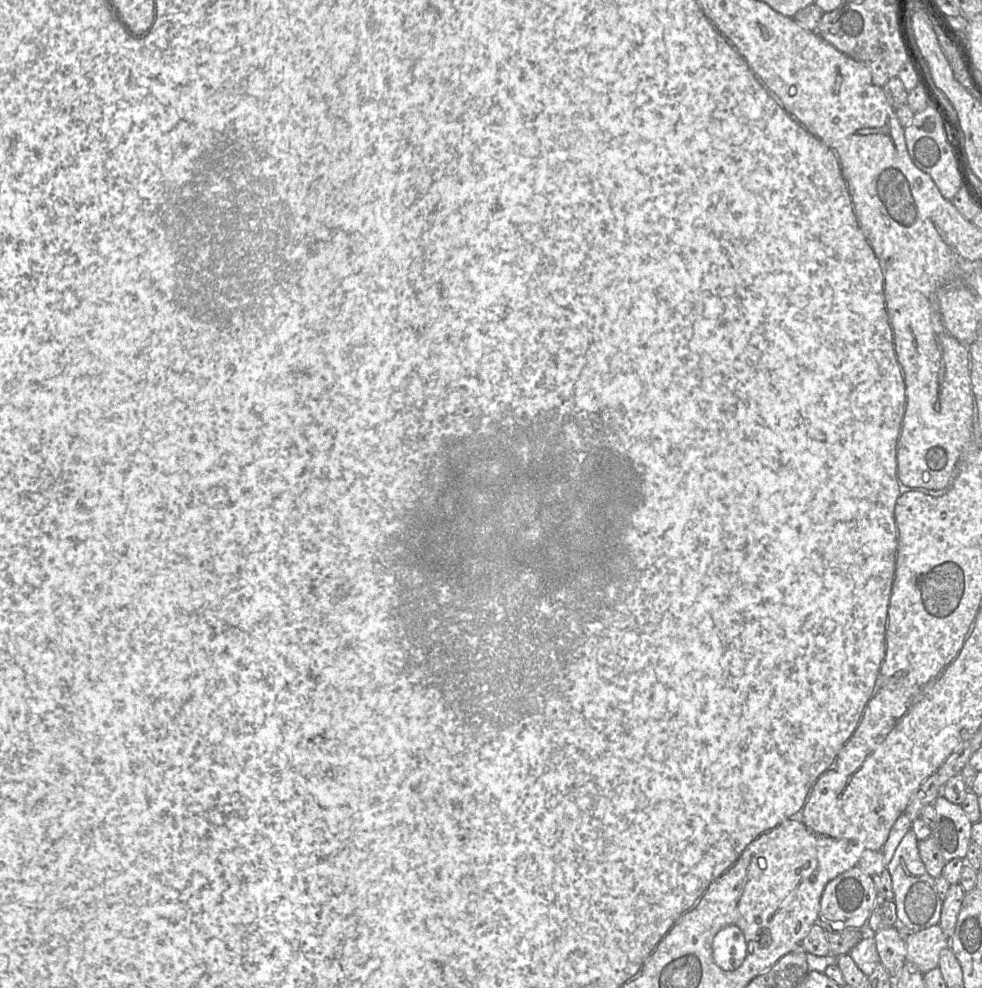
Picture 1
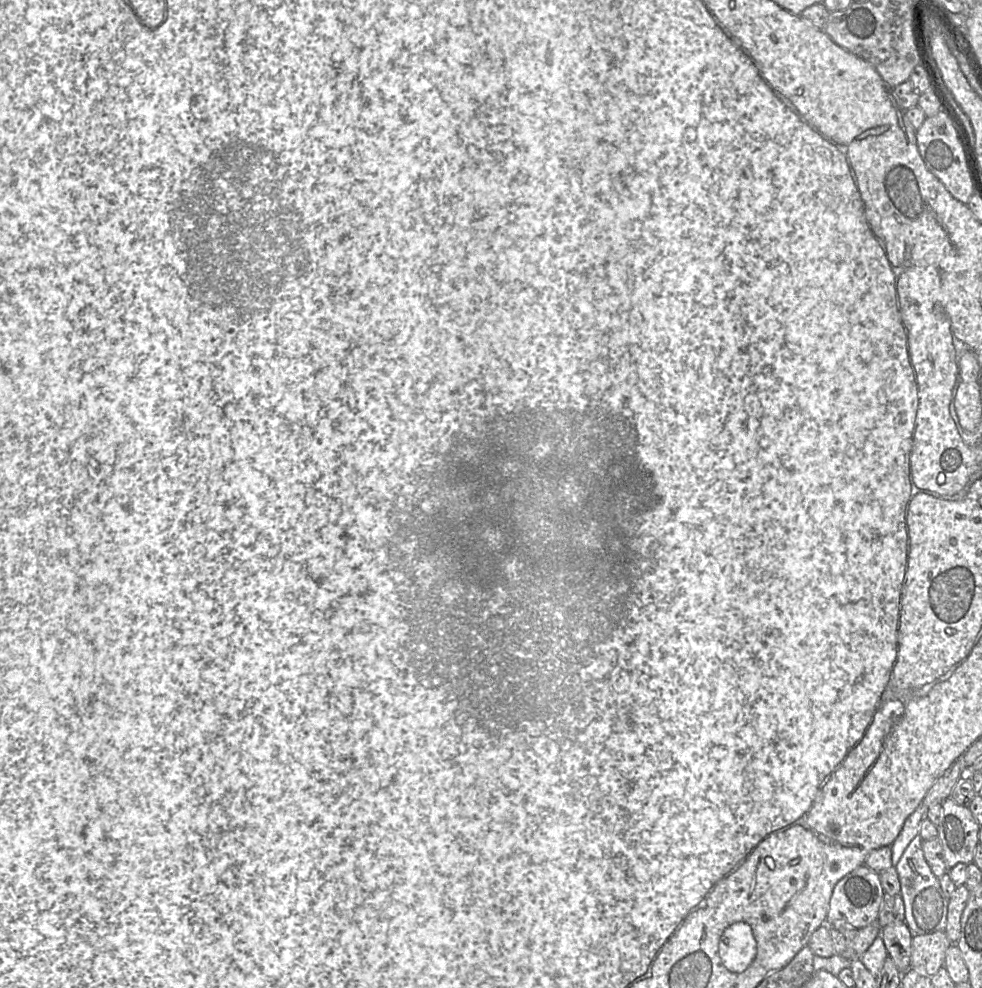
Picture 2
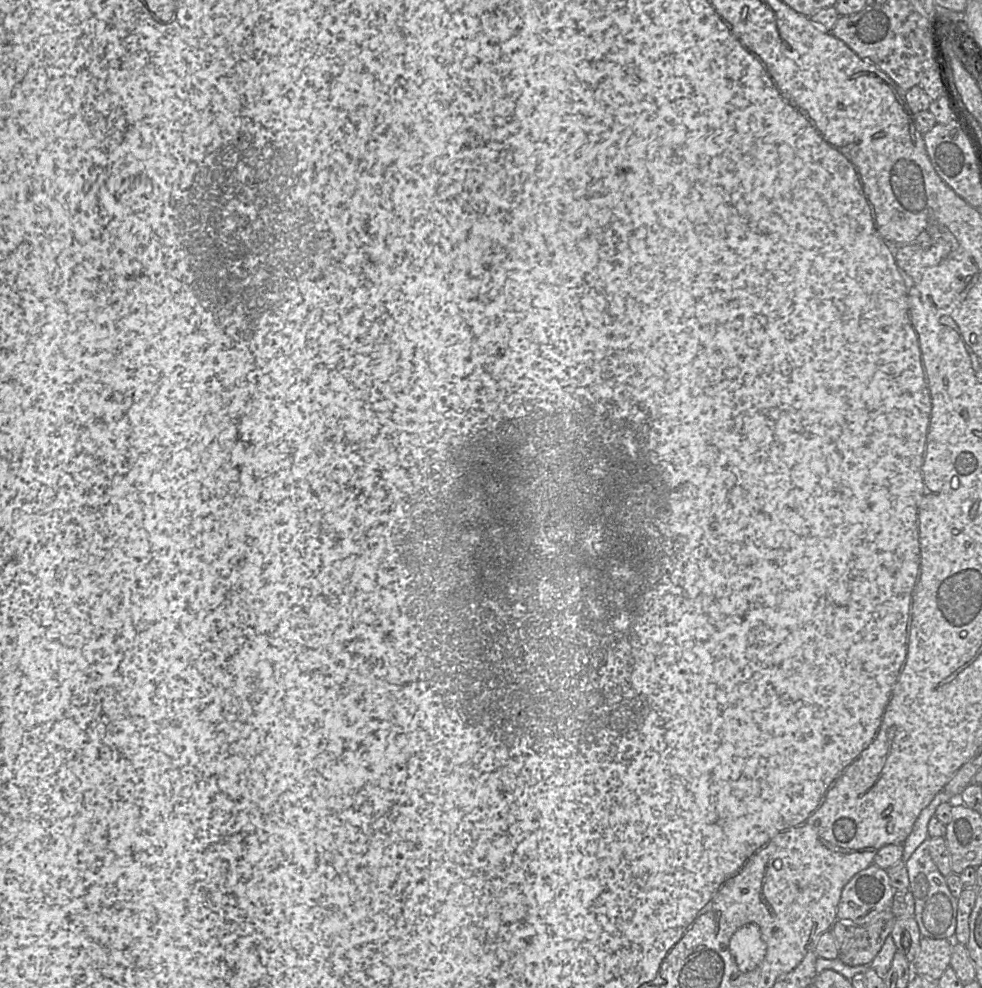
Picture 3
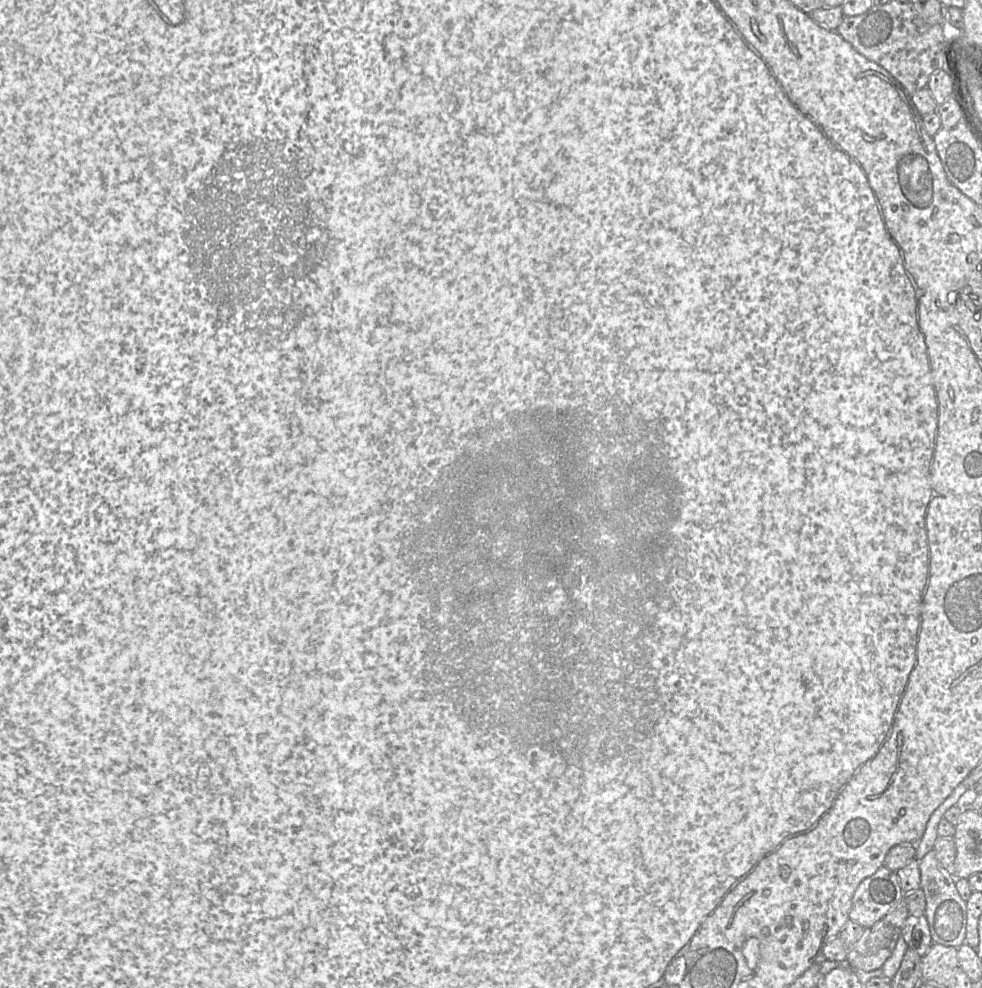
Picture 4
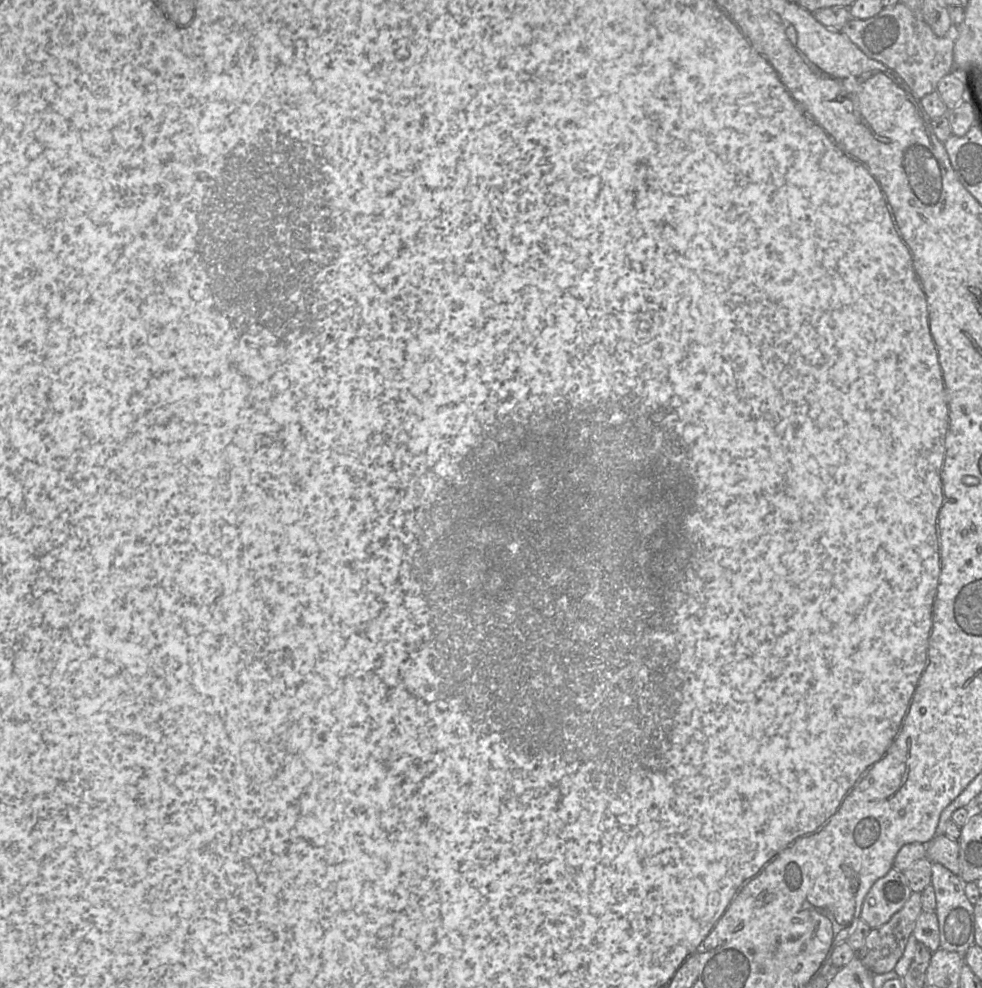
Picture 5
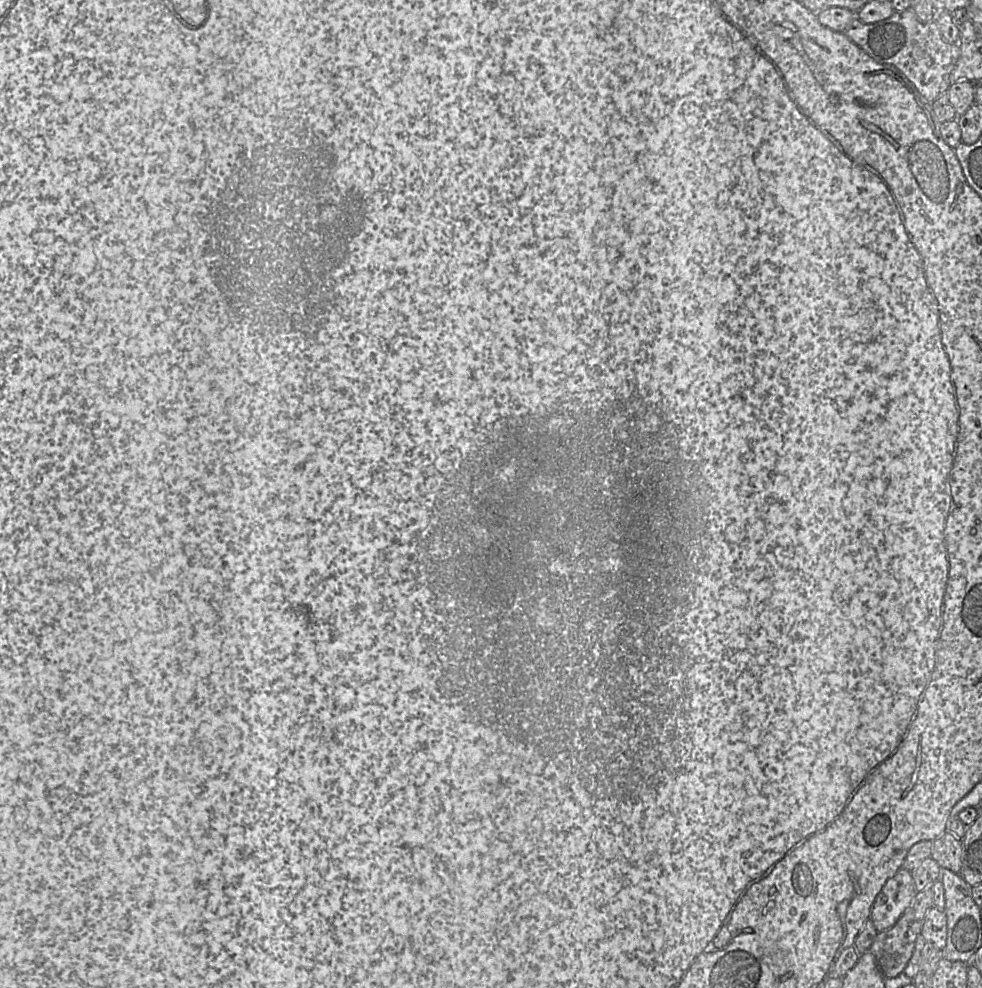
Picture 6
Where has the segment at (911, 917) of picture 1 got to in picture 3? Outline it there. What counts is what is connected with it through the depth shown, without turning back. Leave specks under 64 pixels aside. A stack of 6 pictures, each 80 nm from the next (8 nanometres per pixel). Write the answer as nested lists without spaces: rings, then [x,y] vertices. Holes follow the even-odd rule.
[[[928,840],[924,841],[905,862],[909,880],[909,891],[915,903],[914,918],[923,937],[947,939],[952,946],[955,940],[957,925],[958,899],[952,895],[944,877],[931,858],[928,850]]]

